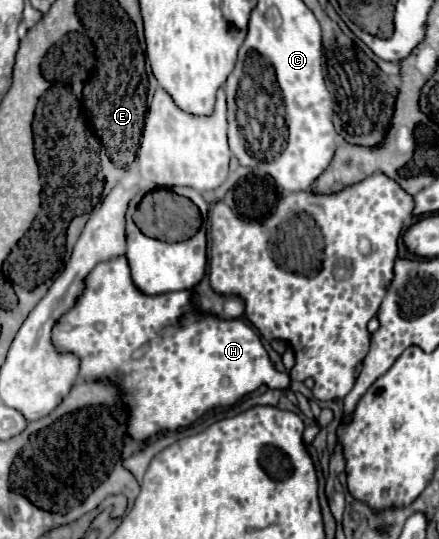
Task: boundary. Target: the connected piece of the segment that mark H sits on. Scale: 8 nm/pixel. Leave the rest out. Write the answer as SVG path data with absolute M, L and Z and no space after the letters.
M116 257L110 259L108 263L100 263L88 277L86 277L86 291L84 295L78 299L78 303L74 305L74 309L70 313L66 313L54 327L52 331L52 341L56 347L64 349L64 351L72 351L80 357L80 375L88 381L92 379L100 379L100 377L114 377L120 379L122 385L122 399L130 405L130 435L138 441L150 439L152 435L156 435L158 431L166 431L166 429L178 429L178 427L186 427L194 421L200 420L207 413L218 409L226 408L236 404L240 397L244 397L246 393L252 393L254 389L258 389L258 385L268 385L270 389L290 389L290 375L288 373L280 373L274 369L268 351L264 349L260 337L254 333L254 329L250 329L248 323L244 323L242 319L218 319L214 315L202 315L198 311L192 309L190 305L190 291L178 291L178 293L164 293L164 295L144 295L132 281L130 277L130 269L128 269L128 261L126 257Z

